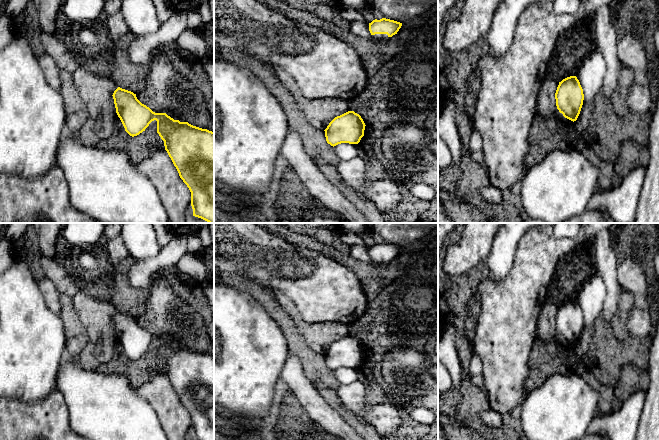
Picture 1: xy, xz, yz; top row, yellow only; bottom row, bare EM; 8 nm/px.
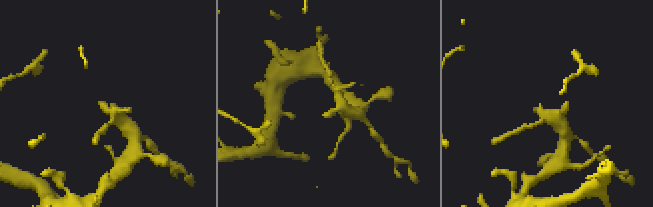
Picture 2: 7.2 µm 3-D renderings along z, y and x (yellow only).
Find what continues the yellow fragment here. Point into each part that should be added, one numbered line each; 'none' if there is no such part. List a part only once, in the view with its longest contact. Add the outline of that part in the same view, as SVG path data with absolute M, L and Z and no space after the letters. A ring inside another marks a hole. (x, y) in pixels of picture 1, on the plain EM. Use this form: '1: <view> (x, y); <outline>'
1: xz (377, 260); M375 258L375 259L371 259L371 262L376 264L381 264L381 263L387 263L389 261L387 258Z

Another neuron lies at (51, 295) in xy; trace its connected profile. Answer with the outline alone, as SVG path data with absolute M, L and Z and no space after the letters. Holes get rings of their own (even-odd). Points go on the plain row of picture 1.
M44 277L42 280L38 281L38 285L46 306L53 313L59 315L61 311L60 292L57 290L54 283L47 277Z

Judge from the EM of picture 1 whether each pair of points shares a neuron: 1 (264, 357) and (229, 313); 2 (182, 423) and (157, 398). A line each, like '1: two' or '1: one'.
1: one
2: one

